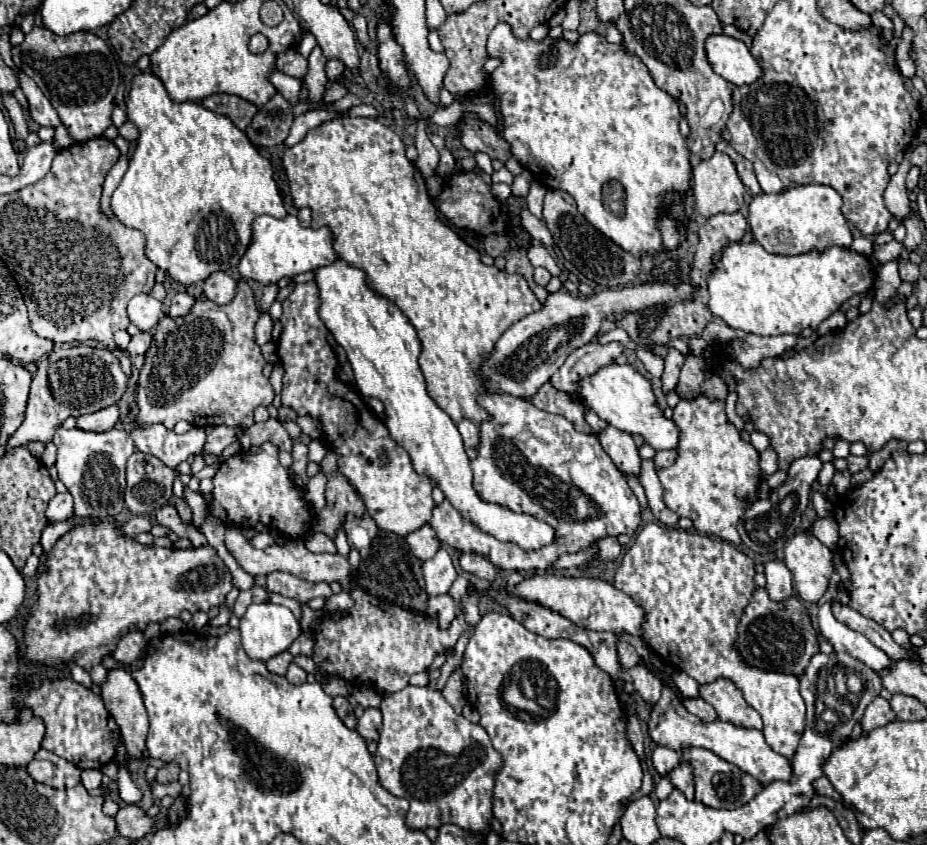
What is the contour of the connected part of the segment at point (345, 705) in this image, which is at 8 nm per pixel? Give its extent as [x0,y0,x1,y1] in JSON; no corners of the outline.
[334,697,356,729]

